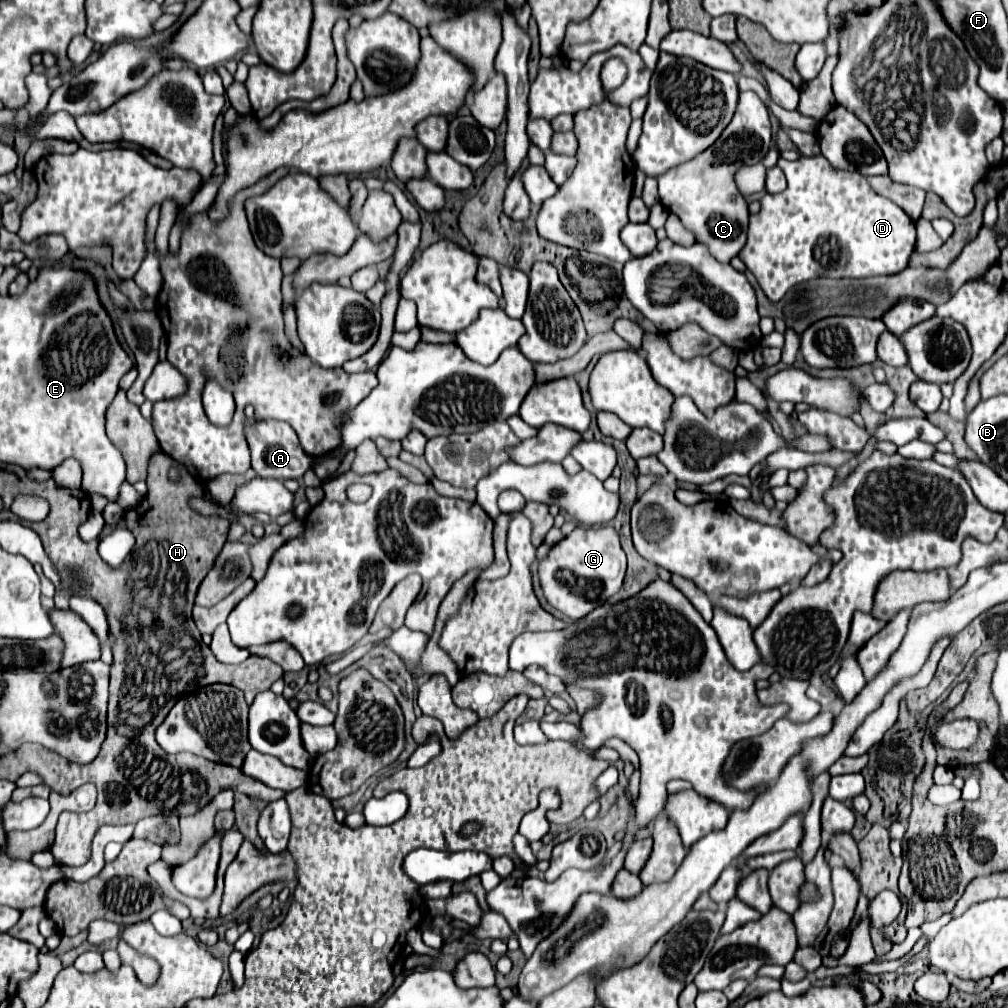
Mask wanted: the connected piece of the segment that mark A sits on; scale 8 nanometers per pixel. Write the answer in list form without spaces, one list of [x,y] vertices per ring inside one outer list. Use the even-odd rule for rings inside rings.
[[[254,419],[252,423],[246,425],[244,433],[252,455],[252,469],[256,471],[258,477],[278,479],[278,481],[302,479],[304,473],[310,469],[312,457],[302,451],[298,437],[288,423],[276,421],[276,419]]]

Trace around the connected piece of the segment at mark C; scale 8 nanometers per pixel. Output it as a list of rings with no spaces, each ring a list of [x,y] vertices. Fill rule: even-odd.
[[[752,91],[740,93],[740,101],[738,101],[738,109],[734,113],[734,119],[724,129],[720,139],[712,147],[708,147],[704,153],[694,157],[692,161],[678,165],[658,177],[660,203],[670,213],[678,215],[680,221],[686,225],[686,229],[690,229],[696,235],[696,241],[708,245],[710,253],[722,263],[728,263],[732,257],[736,257],[740,253],[740,249],[746,245],[746,231],[748,231],[748,203],[746,203],[744,195],[738,191],[734,175],[742,165],[760,163],[762,157],[766,157],[766,153],[770,151],[770,147],[772,147],[772,129],[770,129],[768,109],[764,107],[764,103],[760,101],[760,97],[756,93],[752,93]]]

